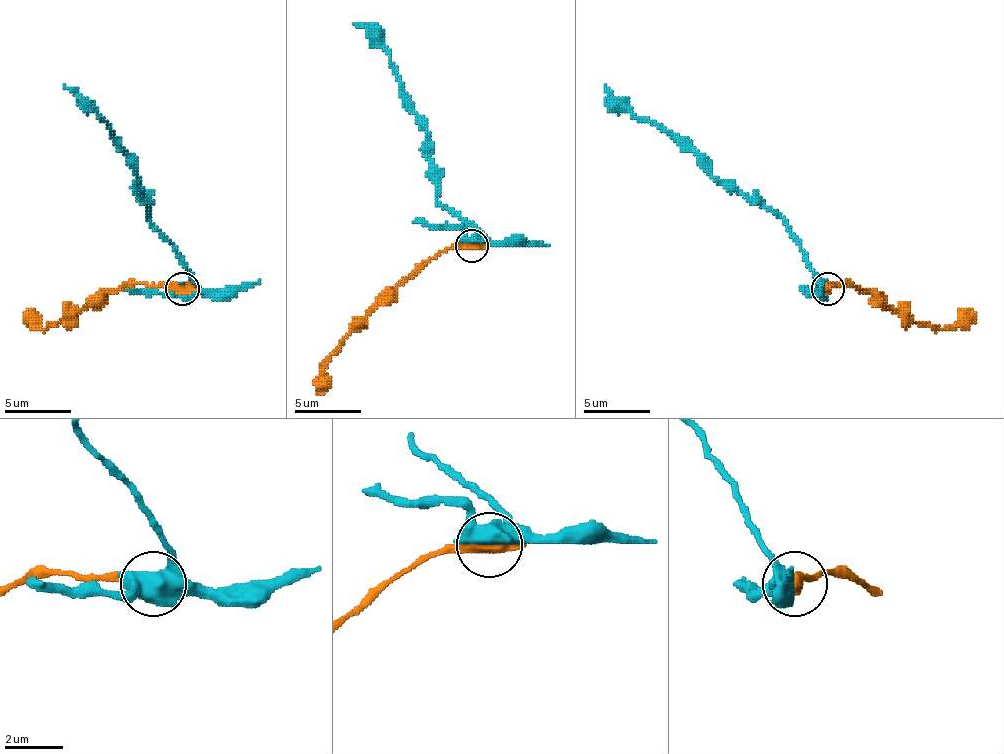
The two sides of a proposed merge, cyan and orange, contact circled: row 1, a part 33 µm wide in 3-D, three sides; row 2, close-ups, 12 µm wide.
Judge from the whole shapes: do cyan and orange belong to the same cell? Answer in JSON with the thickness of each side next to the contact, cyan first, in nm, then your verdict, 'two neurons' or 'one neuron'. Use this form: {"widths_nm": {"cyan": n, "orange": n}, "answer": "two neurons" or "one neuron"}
{"widths_nm": {"cyan": 480, "orange": 500}, "answer": "one neuron"}

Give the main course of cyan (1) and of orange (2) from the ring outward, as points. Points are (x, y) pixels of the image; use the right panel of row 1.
1: (826, 290), (800, 240), (780, 217), (750, 204), (671, 137), (635, 118), (605, 85)
2: (826, 290), (853, 283), (873, 290), (906, 323), (945, 329), (975, 313)

